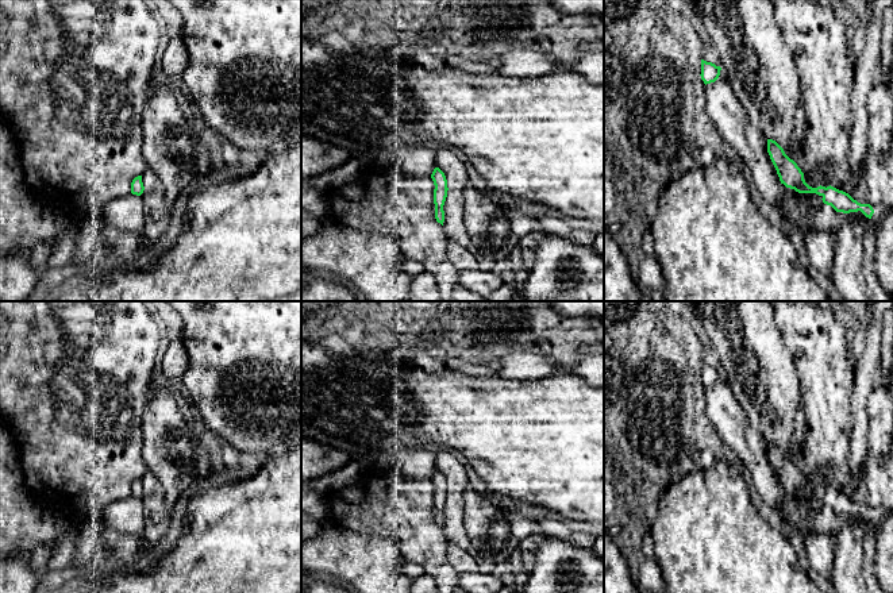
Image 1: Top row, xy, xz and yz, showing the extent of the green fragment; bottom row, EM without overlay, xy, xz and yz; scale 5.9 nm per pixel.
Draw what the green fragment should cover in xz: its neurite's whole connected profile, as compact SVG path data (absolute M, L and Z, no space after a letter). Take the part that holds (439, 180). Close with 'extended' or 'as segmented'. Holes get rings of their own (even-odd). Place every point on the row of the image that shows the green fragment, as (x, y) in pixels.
M439 167L434 169L431 178L435 185L435 189L434 189L435 219L438 223L443 226L443 222L444 222L443 205L449 190L447 180L444 173Z | as segmented

